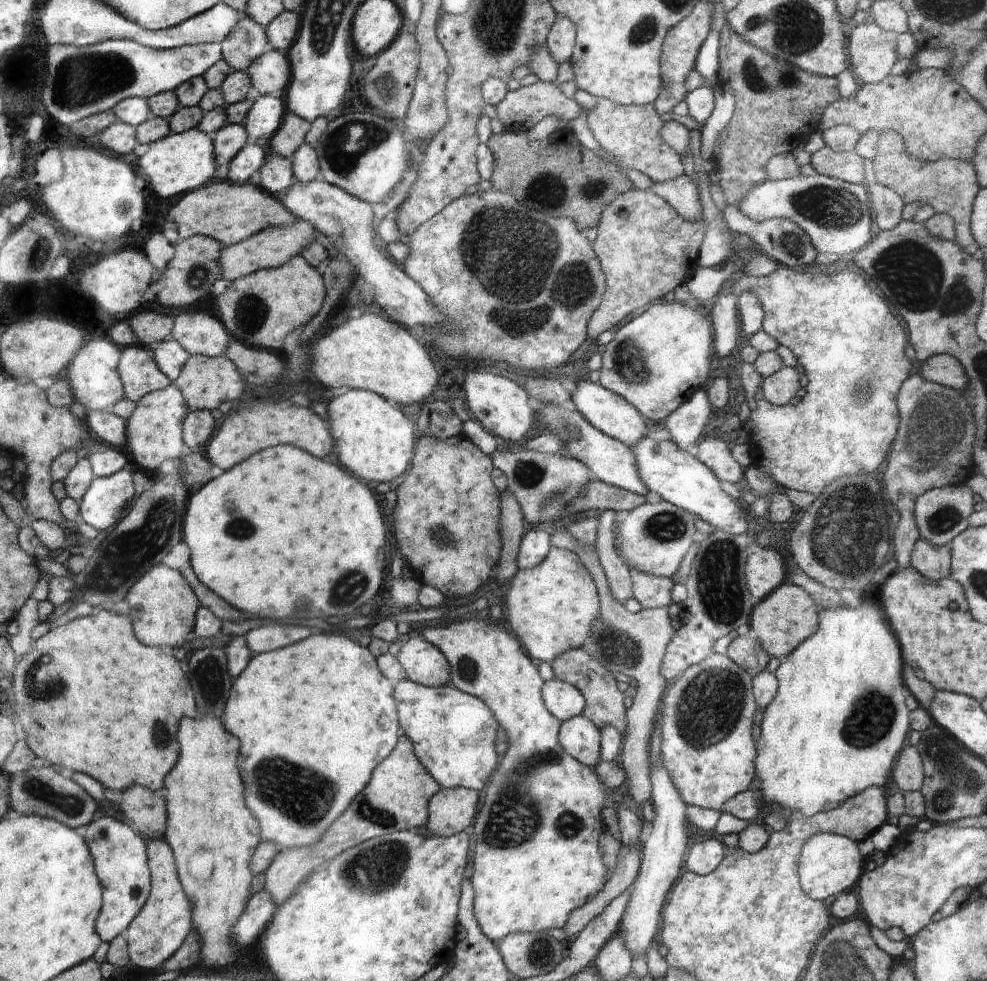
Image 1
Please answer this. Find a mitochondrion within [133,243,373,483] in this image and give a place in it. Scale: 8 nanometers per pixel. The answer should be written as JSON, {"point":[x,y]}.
{"point":[251,311]}

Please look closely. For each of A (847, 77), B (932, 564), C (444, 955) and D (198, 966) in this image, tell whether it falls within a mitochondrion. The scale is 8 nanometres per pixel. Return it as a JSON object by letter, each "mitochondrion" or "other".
{"A":"other","B":"other","C":"other","D":"other"}

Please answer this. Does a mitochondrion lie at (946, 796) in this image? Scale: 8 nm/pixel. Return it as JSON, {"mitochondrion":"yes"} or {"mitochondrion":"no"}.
{"mitochondrion":"yes"}

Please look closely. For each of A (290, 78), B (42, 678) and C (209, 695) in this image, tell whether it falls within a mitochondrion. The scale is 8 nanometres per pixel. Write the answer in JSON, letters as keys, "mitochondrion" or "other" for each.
{"A":"other","B":"mitochondrion","C":"mitochondrion"}

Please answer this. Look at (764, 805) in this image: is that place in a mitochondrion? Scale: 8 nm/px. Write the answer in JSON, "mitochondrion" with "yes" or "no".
{"mitochondrion":"no"}

